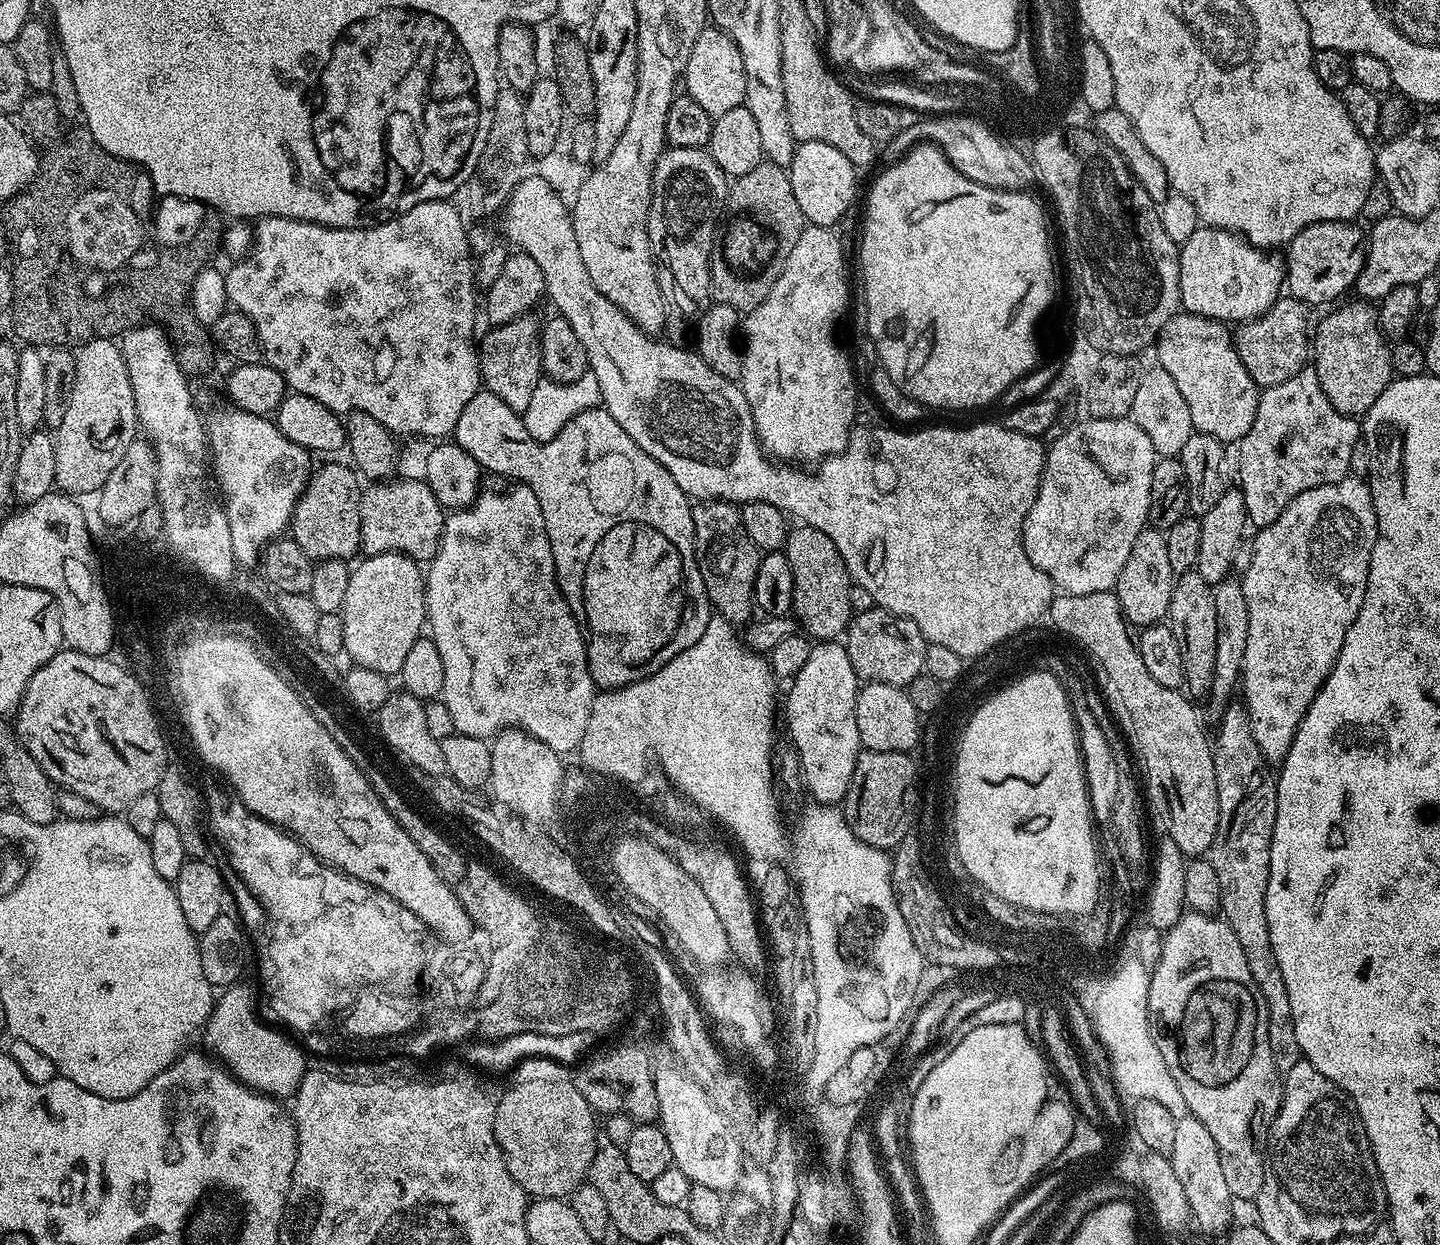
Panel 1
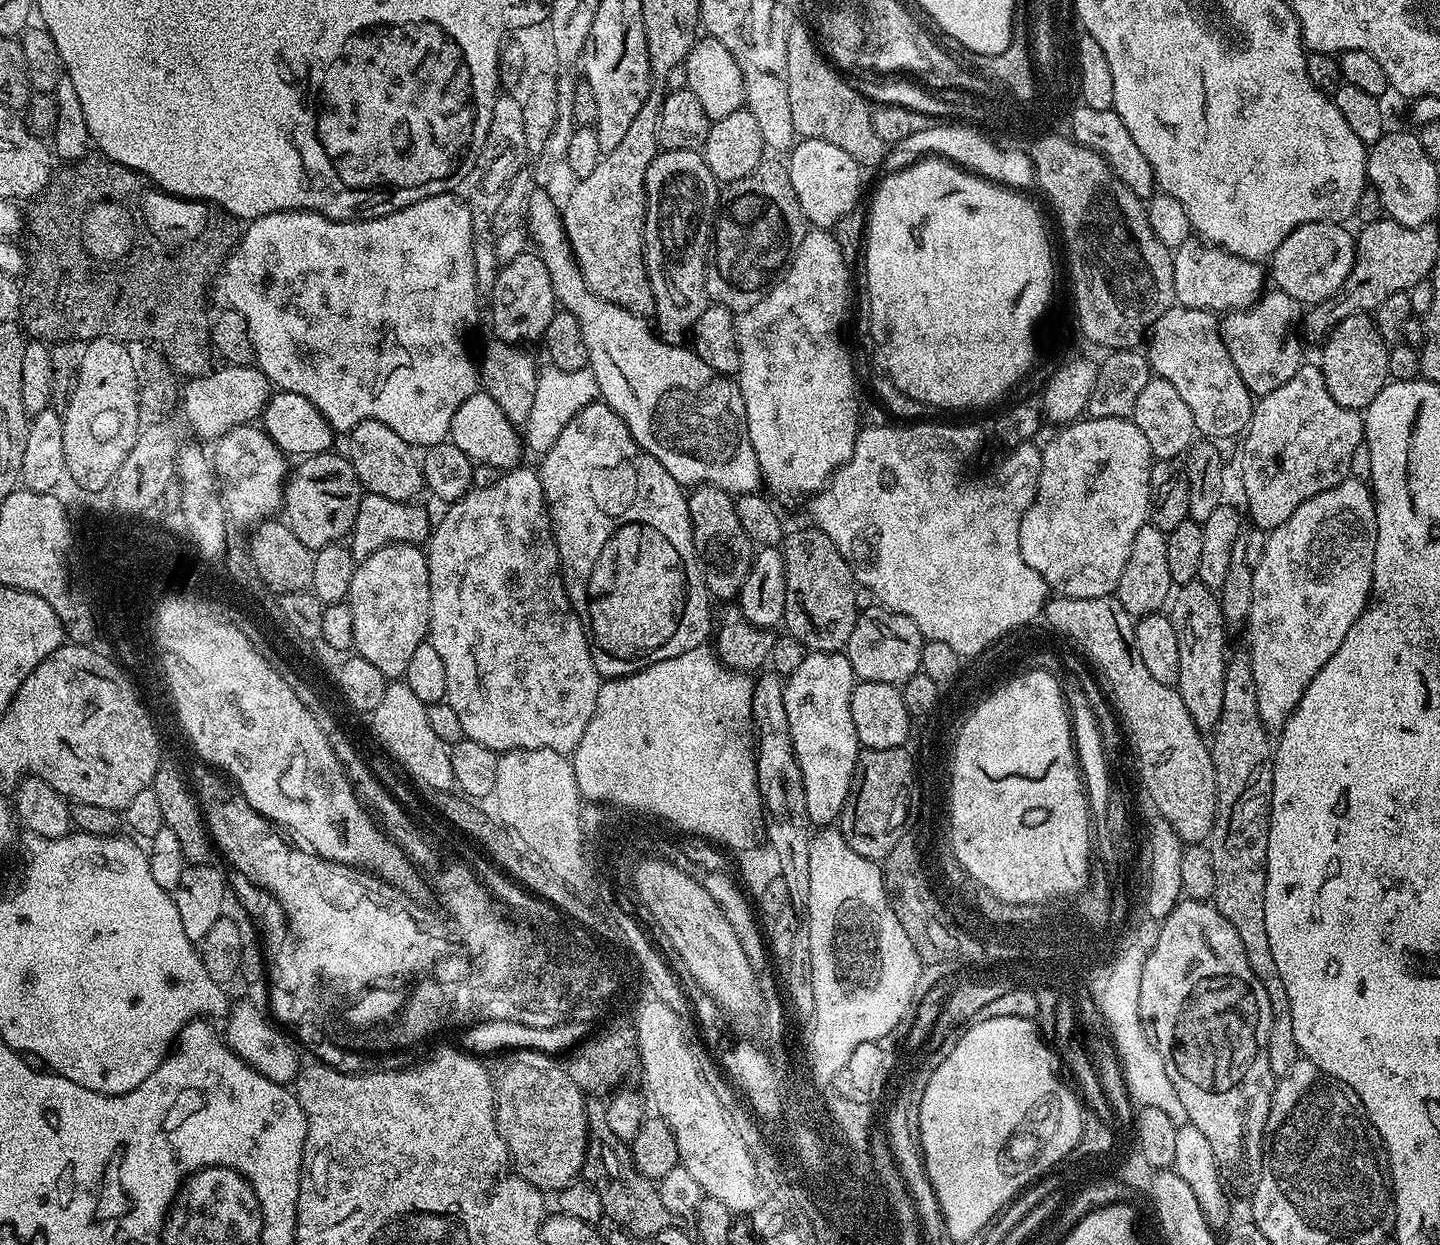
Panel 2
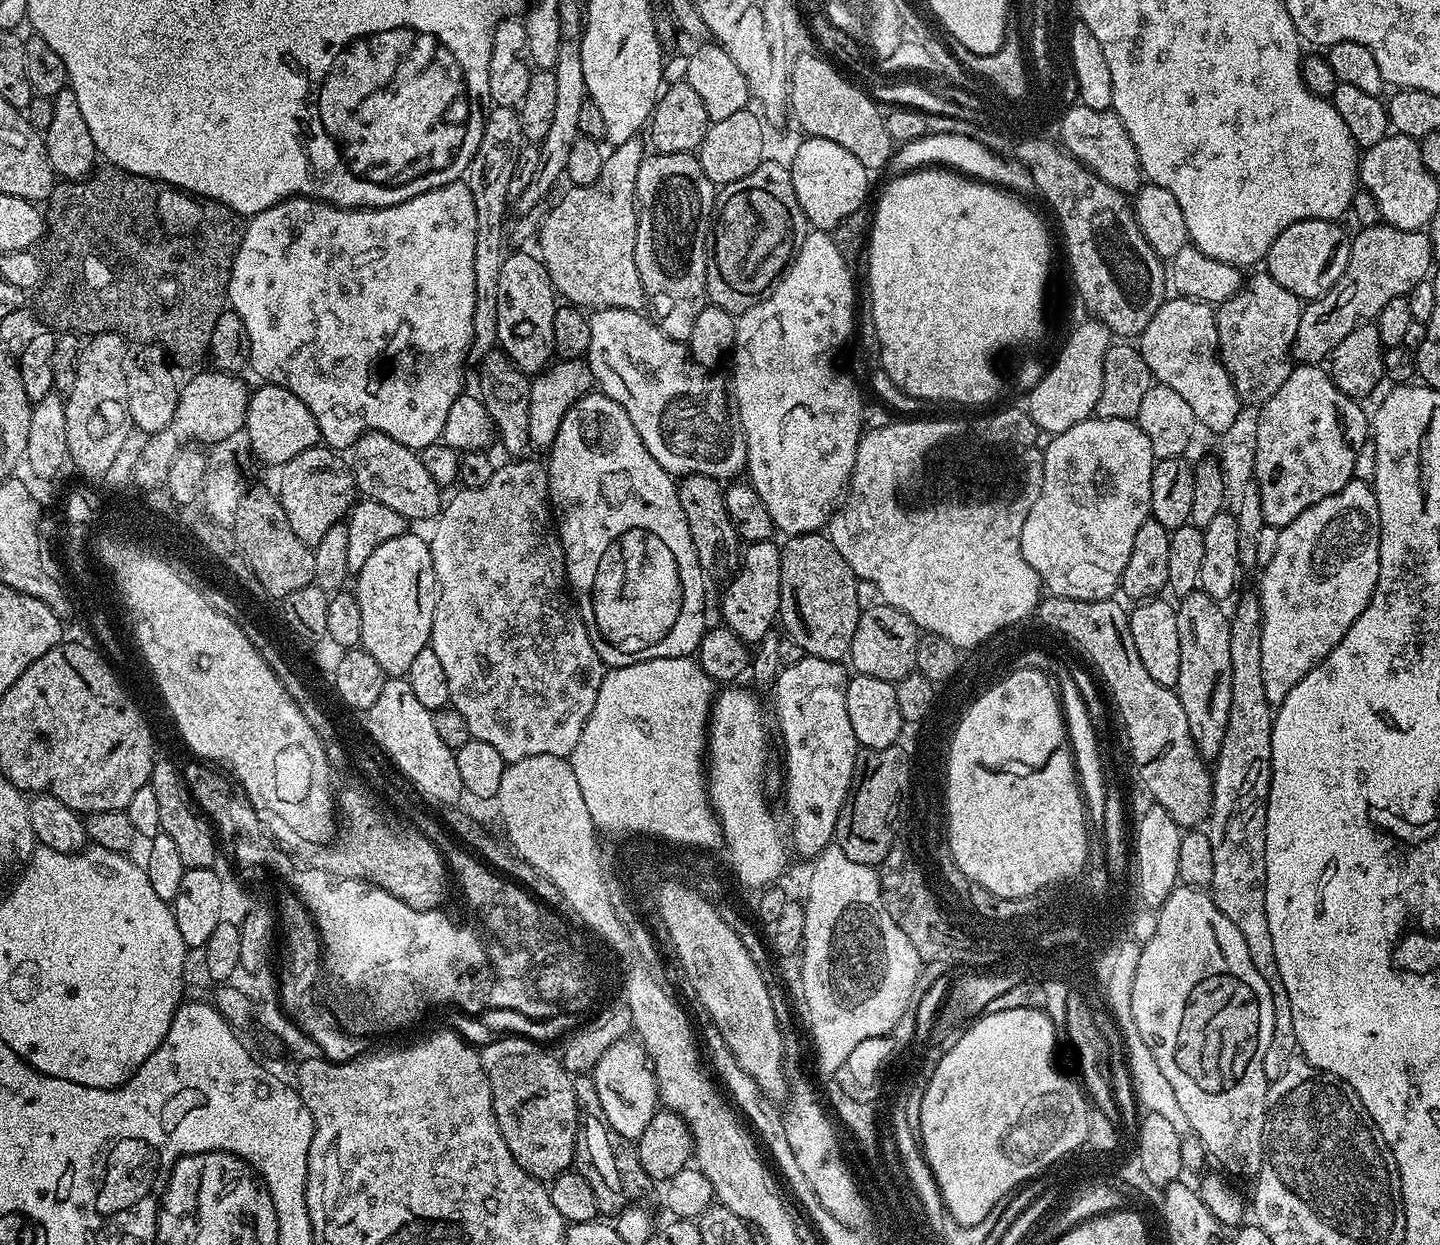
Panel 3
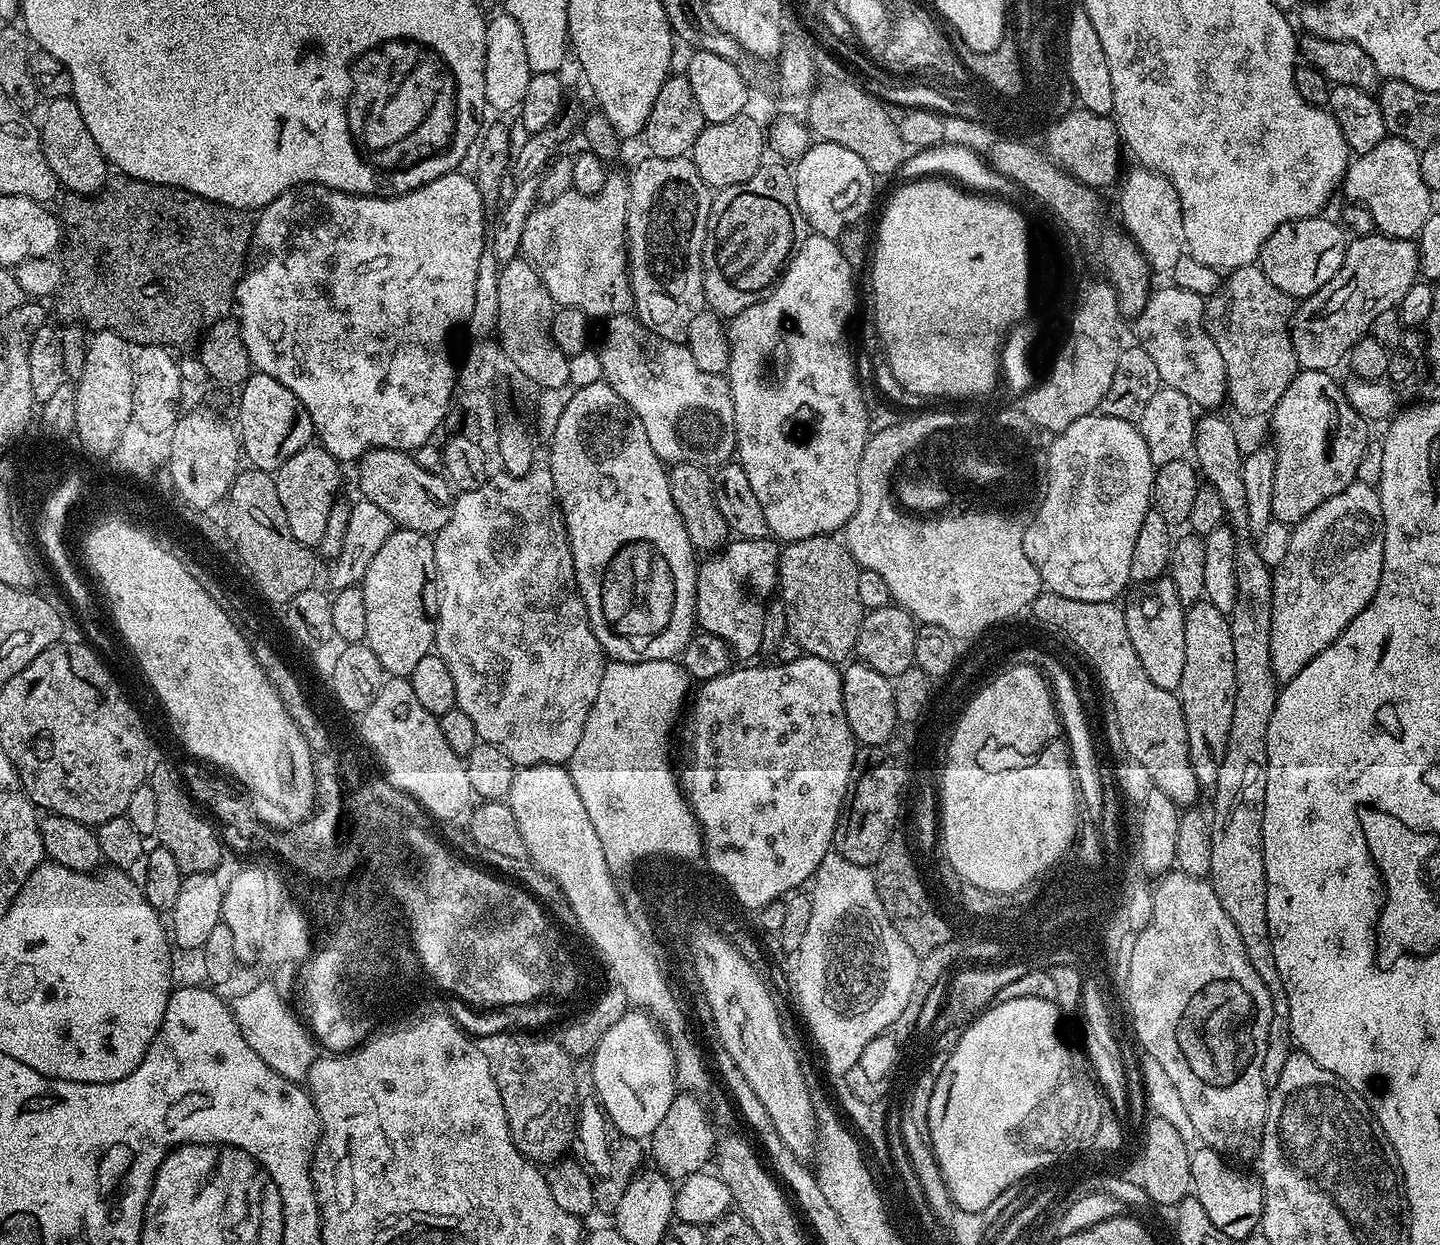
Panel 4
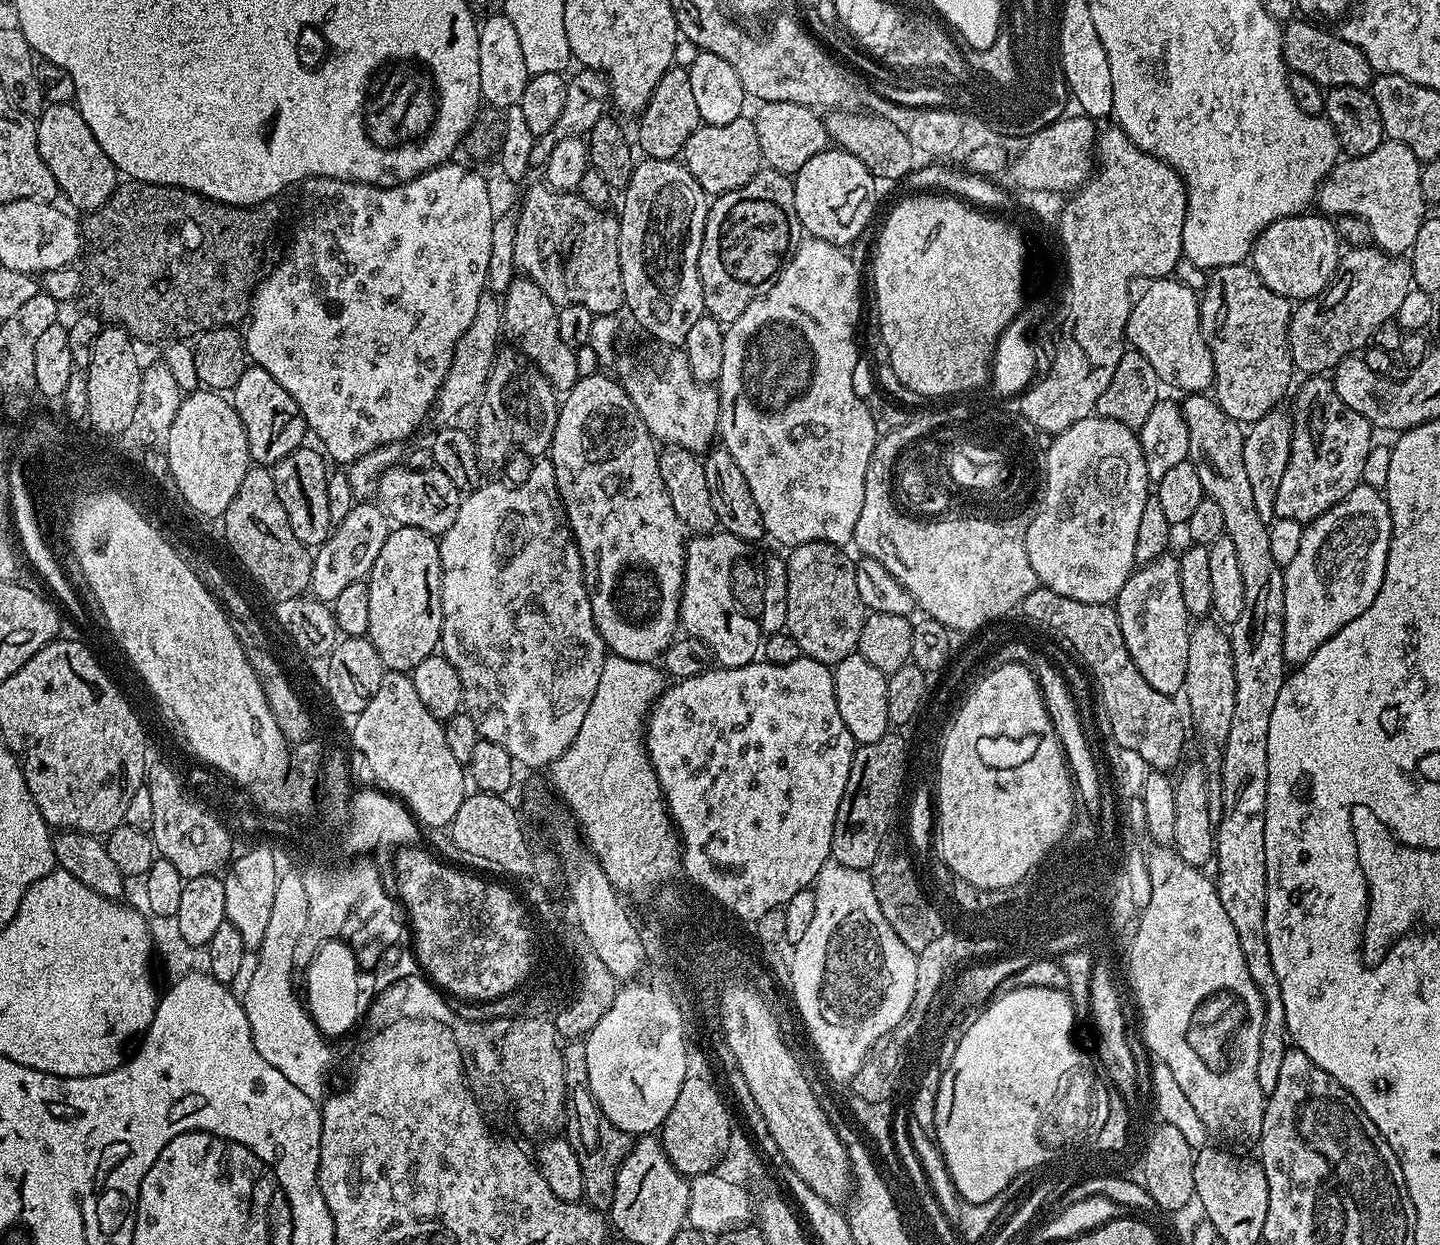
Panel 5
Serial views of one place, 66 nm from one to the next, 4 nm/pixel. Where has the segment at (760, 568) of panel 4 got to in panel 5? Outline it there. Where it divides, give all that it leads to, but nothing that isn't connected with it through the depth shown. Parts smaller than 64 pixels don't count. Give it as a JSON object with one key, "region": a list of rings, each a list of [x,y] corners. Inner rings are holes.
{"region":[[[723,530],[709,532],[706,536],[693,535],[684,550],[684,593],[680,595],[680,628],[689,637],[700,639],[711,652],[711,659],[722,668],[741,668],[753,663],[762,652],[760,621],[755,615],[747,616],[736,605],[732,593],[732,567],[744,556],[745,541]]]}

